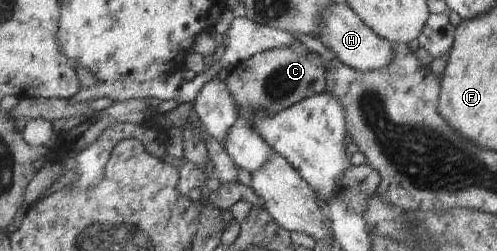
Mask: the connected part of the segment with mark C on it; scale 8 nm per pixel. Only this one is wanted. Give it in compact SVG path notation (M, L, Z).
M297 41L292 45L257 53L253 58L236 65L225 79L232 97L238 106L241 123L254 128L254 122L261 115L280 113L282 110L306 98L327 92L327 62L318 53L310 52L305 44Z

